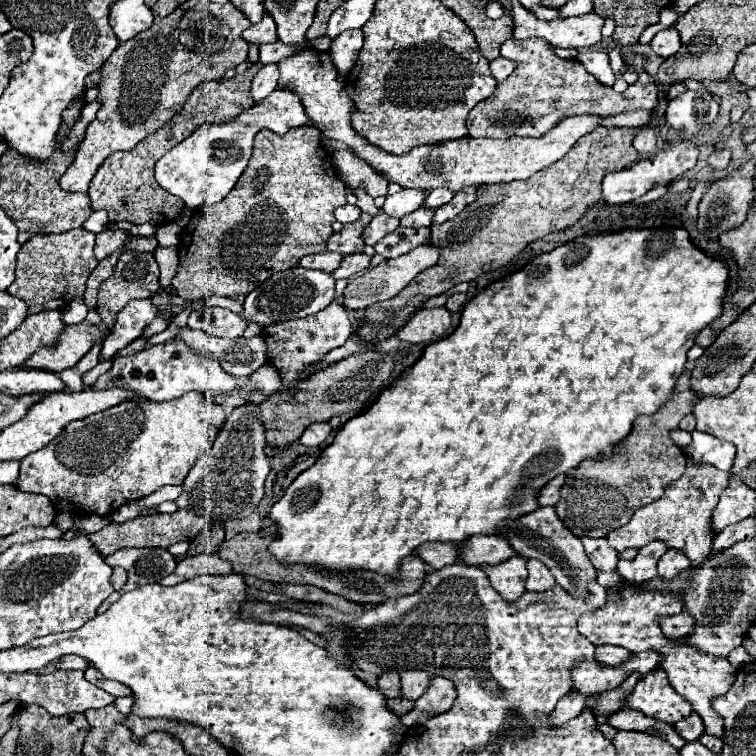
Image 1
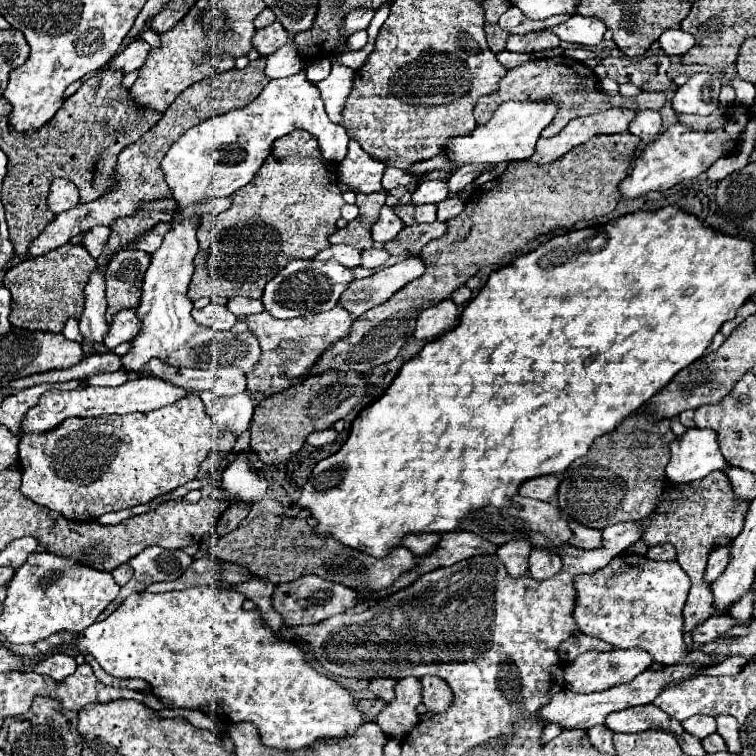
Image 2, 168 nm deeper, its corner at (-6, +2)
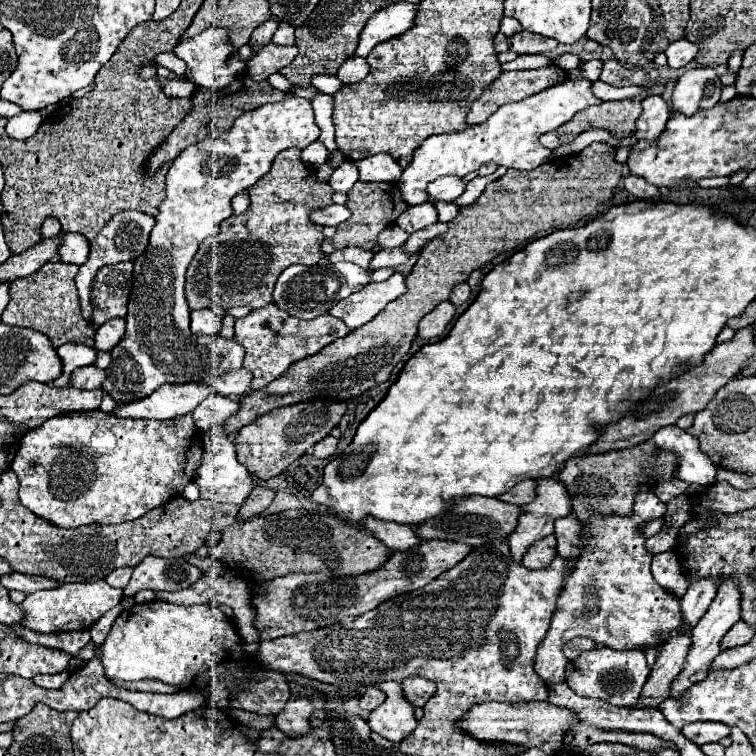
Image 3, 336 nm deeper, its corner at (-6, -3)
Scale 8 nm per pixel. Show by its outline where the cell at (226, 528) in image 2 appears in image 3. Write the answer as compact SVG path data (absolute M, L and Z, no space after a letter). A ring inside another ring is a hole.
M254 488L250 492L250 496L246 498L246 504L240 508L238 512L238 522L244 522L246 518L252 518L256 514L260 514L262 510L268 508L268 504L272 502L274 498L274 490L268 490L268 488Z

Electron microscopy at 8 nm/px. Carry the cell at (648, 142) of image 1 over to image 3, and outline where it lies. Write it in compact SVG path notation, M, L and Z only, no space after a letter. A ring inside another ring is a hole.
M652 94L642 100L642 114L636 120L636 132L630 134L636 140L656 140L670 118L670 108L662 96Z

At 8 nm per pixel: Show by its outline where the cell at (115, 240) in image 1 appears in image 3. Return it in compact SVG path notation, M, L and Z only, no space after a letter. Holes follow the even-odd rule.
M64 234L64 240L60 244L60 258L62 262L68 262L68 264L84 264L86 262L86 256L90 254L90 240L82 234Z

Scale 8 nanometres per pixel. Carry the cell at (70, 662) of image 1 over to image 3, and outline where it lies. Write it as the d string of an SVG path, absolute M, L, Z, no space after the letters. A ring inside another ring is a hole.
M66 670L66 672L60 672L60 674L38 674L32 680L42 688L60 688L68 680L68 676L70 676L70 672Z

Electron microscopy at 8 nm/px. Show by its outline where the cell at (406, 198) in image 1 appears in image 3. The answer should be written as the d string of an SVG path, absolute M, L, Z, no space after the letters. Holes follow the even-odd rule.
M442 176L428 184L428 196L432 202L454 202L464 192L464 186L458 176Z

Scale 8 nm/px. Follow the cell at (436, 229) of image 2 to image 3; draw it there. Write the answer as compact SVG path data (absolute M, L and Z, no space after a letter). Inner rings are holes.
M436 222L436 224L428 226L428 228L424 228L424 230L418 230L418 232L410 234L410 238L404 242L402 250L406 250L408 256L418 256L420 250L422 250L432 238L442 236L446 230L448 230L448 226L442 224L442 222Z

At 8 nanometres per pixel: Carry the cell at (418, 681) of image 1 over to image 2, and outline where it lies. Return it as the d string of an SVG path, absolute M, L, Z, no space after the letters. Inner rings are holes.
M414 677L396 681L394 701L390 701L376 715L376 723L382 727L386 737L402 741L412 731L412 727L418 725L420 717L416 713L416 707L420 703L420 689L420 681Z

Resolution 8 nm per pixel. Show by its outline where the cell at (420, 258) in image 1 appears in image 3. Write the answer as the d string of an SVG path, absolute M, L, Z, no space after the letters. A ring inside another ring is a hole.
M394 272L388 280L370 282L366 288L350 294L338 306L334 306L330 314L340 318L350 330L356 330L368 320L372 320L388 302L396 300L404 292L406 276L402 272Z

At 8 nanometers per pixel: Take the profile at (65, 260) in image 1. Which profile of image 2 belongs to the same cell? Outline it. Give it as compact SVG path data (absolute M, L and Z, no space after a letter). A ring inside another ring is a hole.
M62 245L38 259L26 259L4 275L4 287L12 293L10 323L14 327L60 333L70 317L82 315L82 291L96 261L82 245Z

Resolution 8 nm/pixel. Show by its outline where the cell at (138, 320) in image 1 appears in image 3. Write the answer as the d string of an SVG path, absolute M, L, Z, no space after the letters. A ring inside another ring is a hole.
M112 318L112 320L108 320L106 324L102 324L102 326L96 330L94 346L96 346L98 350L110 352L110 350L114 348L114 344L120 344L120 342L122 342L124 332L126 332L126 320L124 320L124 318Z

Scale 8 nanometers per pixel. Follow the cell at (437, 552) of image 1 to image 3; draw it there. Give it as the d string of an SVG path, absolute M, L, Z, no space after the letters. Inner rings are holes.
M368 518L366 528L378 540L382 540L392 552L406 552L408 548L414 548L422 542L422 538L410 526L402 526L396 522L384 522L384 520L376 520L376 518Z

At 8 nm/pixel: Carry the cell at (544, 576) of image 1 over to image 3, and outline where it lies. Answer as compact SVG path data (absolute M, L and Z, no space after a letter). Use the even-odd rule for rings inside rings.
M550 534L530 546L530 550L524 554L522 564L532 570L542 570L552 564L554 556L556 556L556 538L554 538L554 534Z

